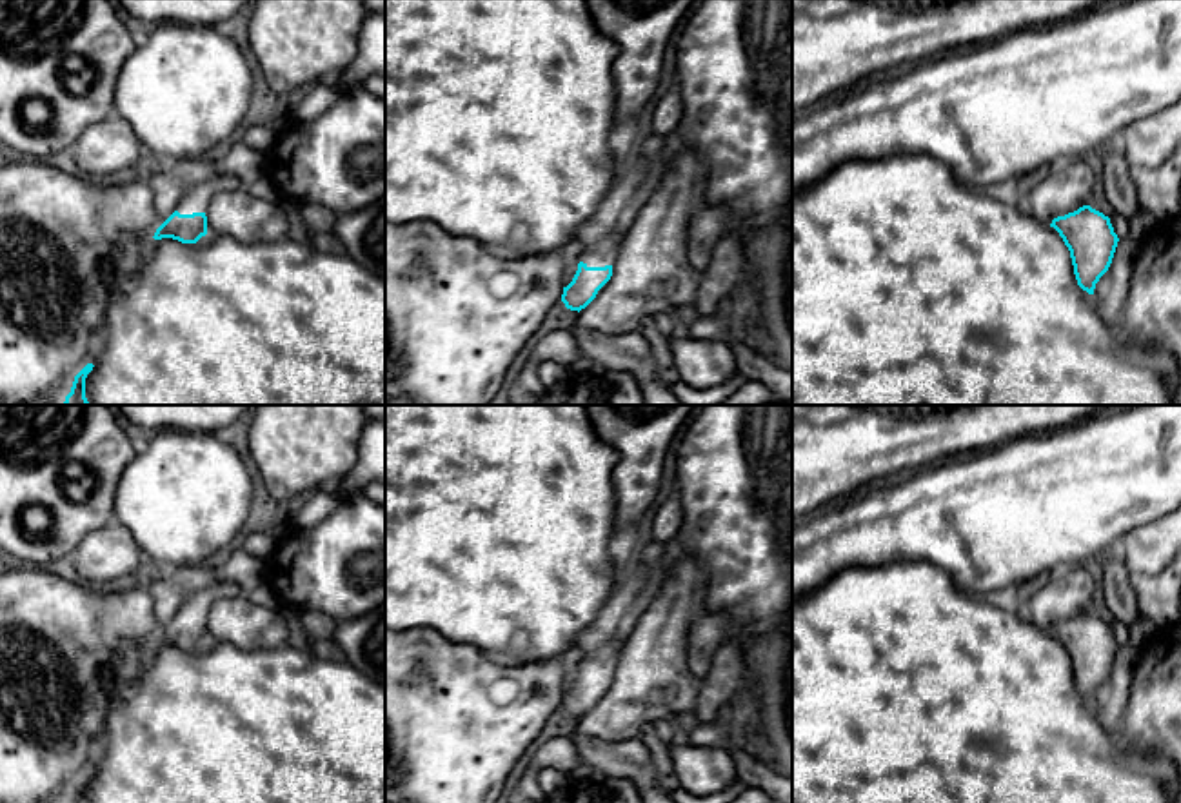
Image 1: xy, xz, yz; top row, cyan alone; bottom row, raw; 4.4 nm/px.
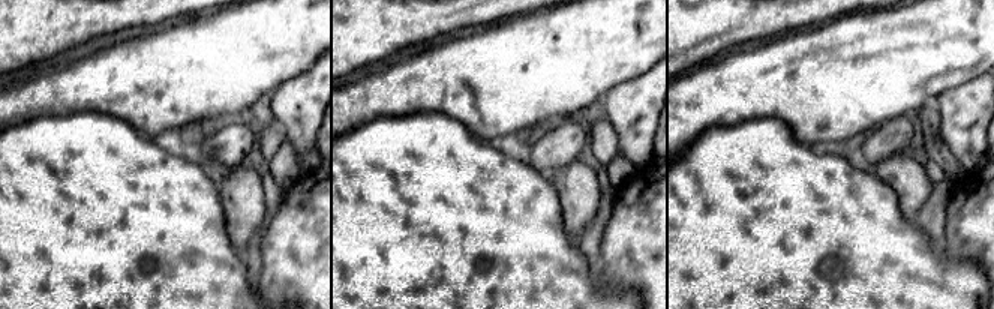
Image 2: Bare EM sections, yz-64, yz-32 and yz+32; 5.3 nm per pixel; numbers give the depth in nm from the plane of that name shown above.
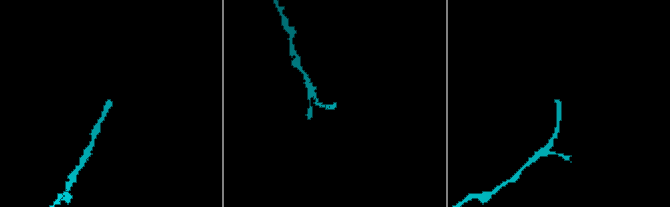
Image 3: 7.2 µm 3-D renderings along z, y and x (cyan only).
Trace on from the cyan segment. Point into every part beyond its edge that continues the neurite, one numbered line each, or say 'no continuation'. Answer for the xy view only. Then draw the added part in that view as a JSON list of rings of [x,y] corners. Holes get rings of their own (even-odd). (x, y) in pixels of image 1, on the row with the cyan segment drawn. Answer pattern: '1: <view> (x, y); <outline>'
1: xy (197, 200); [[[216,176],[185,194],[176,211],[180,214],[205,213],[211,198],[233,185],[234,182],[229,176]]]

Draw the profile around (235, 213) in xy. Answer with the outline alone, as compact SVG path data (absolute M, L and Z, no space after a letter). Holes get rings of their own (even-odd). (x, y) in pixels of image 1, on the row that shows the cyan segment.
M236 183L211 198L205 216L207 234L229 236L242 243L276 242L285 238L289 229L282 202L254 198Z

